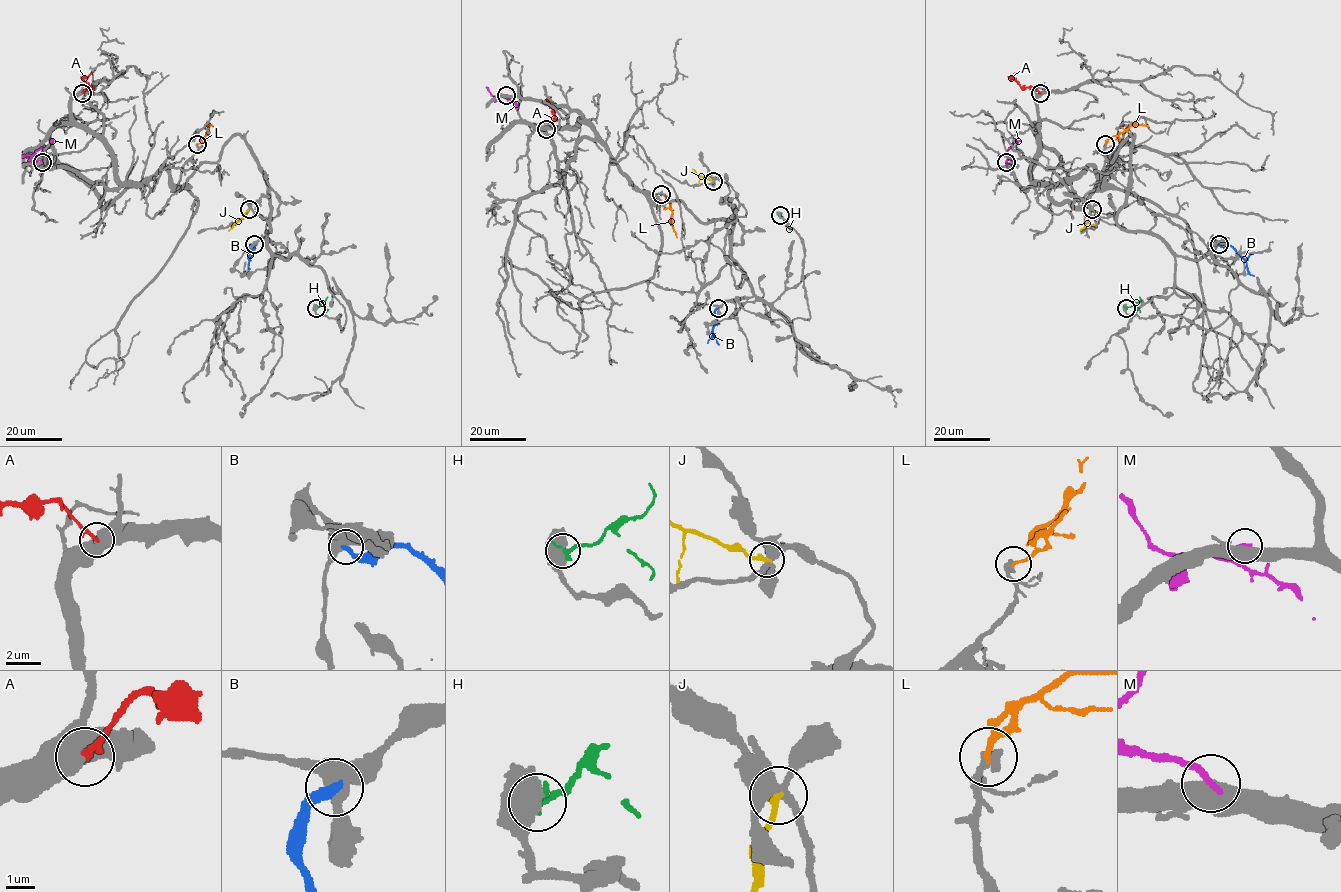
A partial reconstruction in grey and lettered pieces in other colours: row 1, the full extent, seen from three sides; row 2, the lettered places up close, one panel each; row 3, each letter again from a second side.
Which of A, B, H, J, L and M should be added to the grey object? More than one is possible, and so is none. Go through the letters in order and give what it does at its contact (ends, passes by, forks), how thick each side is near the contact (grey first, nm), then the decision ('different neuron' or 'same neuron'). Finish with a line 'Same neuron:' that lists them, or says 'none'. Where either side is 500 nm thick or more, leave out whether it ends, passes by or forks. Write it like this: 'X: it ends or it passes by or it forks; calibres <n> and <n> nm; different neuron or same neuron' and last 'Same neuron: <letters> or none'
A: calibres 700 and 200 nm; different neuron
B: it ends; calibres 460 and 340 nm; different neuron
H: calibres 850 and 320 nm; different neuron
J: it ends; calibres 380 and 280 nm; different neuron
L: it ends; calibres 400 and 160 nm; different neuron
M: calibres 500 and 280 nm; different neuron
Same neuron: none

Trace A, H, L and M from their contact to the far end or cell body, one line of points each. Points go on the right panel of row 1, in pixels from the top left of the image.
A: (1041, 93), (1034, 87), (1022, 87), (1012, 78), (1014, 73)
H: (1126, 307), (1134, 304), (1139, 312)
L: (1105, 144), (1131, 126), (1148, 126)
M: (1006, 162), (1007, 151), (1015, 142), (1020, 141)

